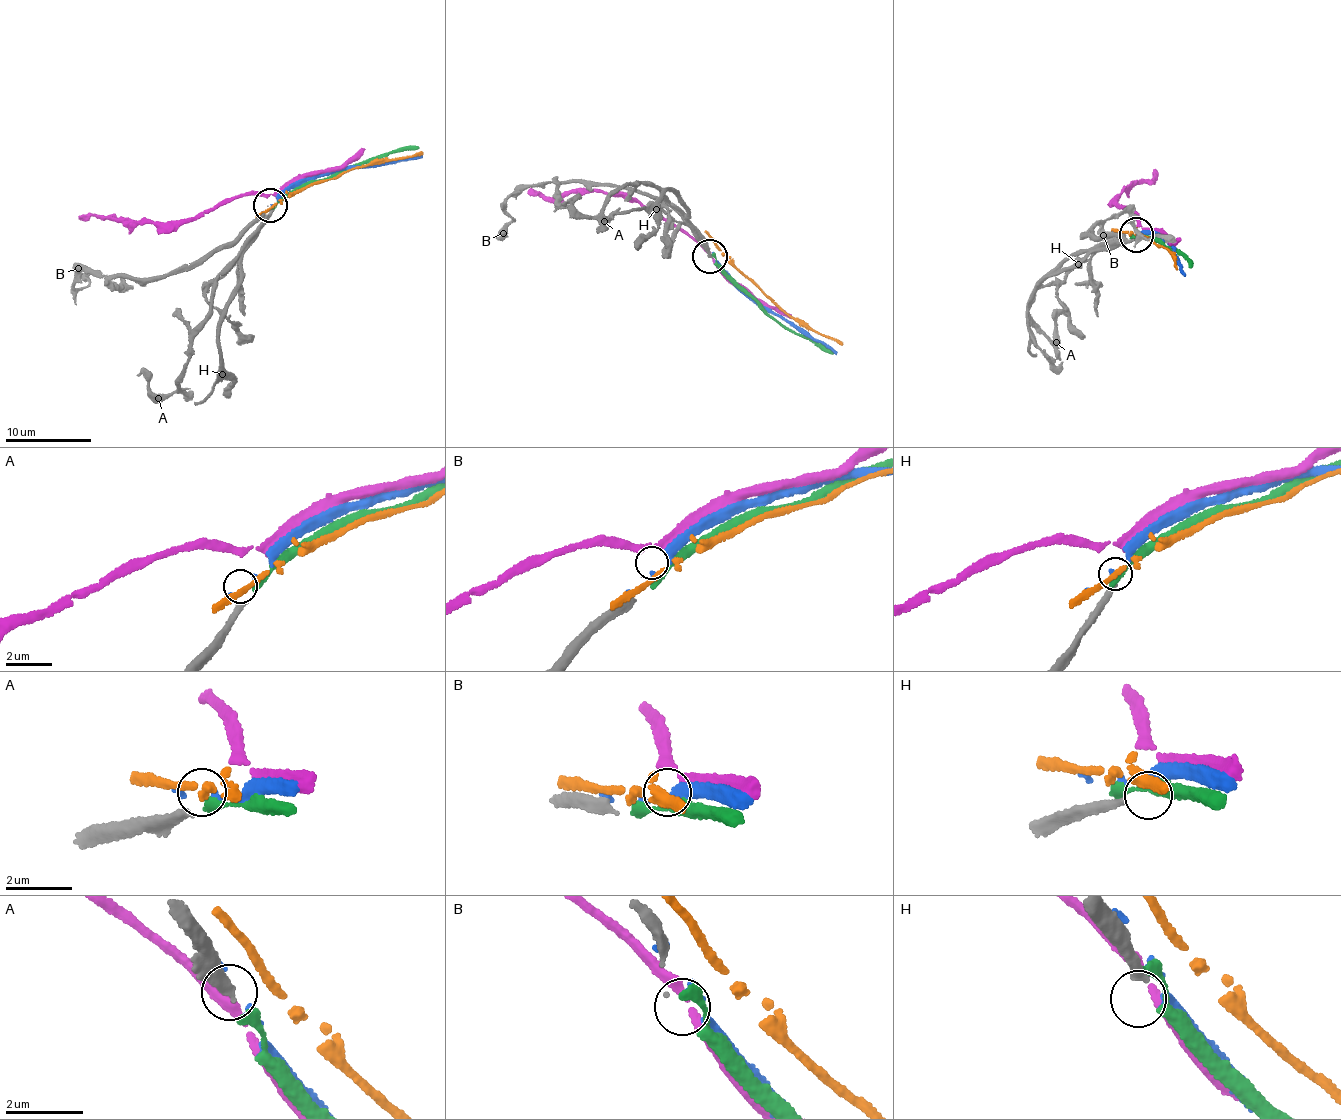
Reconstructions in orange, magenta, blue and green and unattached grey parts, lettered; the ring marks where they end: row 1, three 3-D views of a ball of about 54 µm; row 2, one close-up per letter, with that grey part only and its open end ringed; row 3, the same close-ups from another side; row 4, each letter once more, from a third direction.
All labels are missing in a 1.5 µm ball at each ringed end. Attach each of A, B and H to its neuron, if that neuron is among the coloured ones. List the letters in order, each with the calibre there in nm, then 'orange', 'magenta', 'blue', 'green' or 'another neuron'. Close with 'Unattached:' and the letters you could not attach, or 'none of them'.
A: 320 nm | green
B: 40 nm | magenta
H: 240 nm | another neuron
Unattached: H

